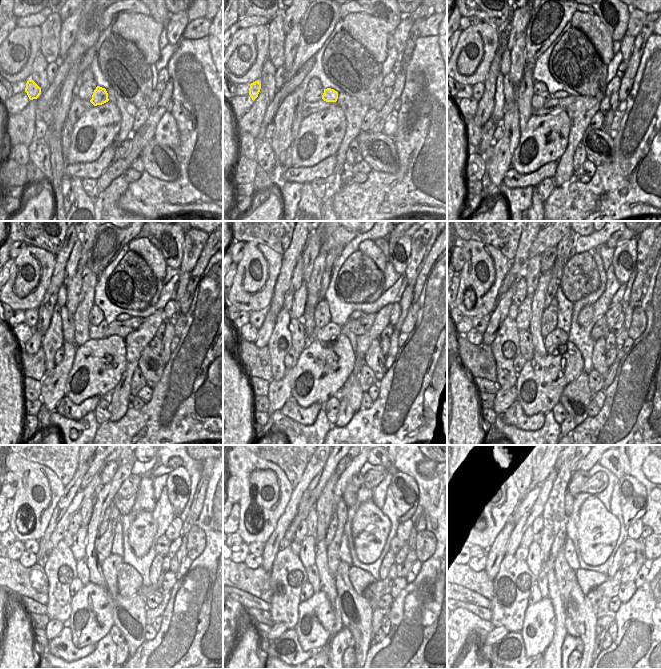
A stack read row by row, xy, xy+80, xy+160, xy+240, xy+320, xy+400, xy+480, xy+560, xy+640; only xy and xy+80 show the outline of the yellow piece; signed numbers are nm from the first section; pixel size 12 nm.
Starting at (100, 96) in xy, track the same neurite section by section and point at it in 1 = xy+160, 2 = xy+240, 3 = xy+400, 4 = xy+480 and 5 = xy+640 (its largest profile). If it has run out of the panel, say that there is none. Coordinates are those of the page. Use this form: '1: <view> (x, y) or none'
1: xy+160 (559, 94)
2: xy+240 (123, 317)
3: xy+400 (585, 315)
4: xy+480 (141, 533)
5: xy+640 (598, 529)

